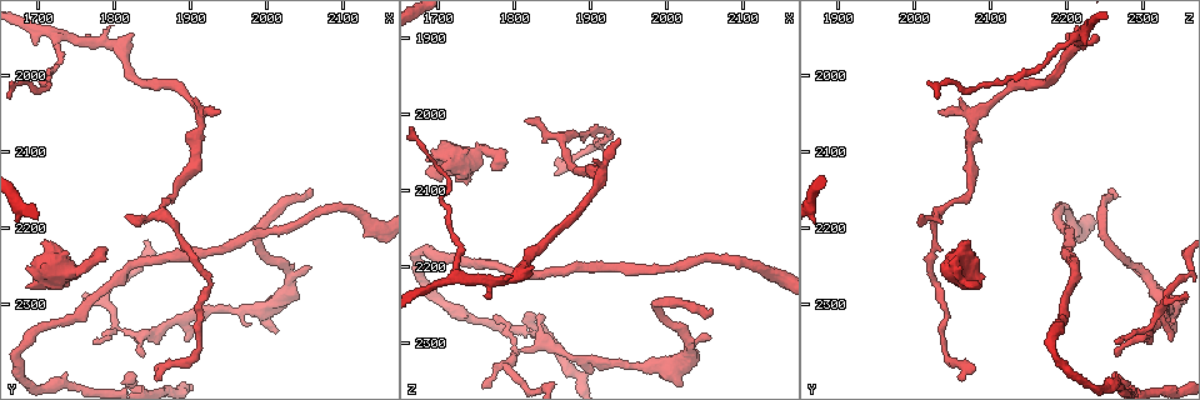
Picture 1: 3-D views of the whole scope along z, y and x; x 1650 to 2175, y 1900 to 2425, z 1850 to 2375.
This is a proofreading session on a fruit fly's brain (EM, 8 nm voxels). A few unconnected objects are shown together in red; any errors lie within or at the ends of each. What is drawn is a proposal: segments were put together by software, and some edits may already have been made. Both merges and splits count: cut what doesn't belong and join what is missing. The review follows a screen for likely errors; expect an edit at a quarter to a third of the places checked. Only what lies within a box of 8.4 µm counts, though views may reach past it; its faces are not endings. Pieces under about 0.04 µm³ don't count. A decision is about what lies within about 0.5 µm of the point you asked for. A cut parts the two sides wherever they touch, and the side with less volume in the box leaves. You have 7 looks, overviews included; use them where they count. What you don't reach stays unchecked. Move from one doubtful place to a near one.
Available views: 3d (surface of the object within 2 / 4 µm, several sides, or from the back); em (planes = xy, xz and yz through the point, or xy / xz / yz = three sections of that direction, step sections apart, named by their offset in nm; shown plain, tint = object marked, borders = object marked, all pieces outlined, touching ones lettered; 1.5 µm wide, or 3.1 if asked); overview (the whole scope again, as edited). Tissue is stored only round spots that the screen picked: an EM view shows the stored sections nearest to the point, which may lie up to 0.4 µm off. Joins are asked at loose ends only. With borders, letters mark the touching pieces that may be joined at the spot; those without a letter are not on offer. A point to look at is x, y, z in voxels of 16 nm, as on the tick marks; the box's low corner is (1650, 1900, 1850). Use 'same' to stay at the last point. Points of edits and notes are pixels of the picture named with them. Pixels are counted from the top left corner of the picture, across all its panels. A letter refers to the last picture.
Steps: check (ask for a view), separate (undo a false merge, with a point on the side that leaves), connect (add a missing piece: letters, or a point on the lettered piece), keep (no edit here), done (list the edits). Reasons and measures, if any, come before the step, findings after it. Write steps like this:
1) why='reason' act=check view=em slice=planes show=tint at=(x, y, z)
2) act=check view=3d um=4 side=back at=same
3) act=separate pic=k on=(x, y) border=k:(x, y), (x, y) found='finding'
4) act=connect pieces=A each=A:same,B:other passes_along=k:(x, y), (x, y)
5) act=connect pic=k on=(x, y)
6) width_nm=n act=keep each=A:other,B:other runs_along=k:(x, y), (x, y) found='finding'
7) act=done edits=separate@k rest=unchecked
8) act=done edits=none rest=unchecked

why='an open end' act=check view=3d um=4 at=(1895, 2350, 2340)

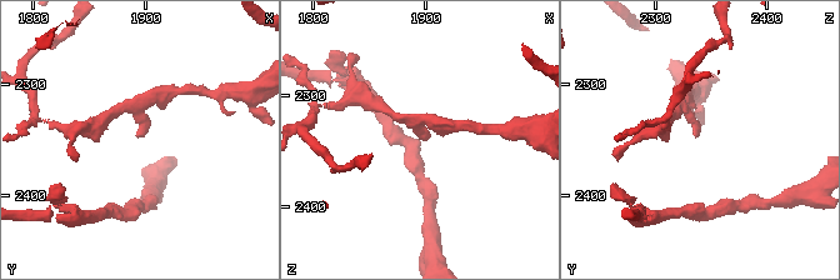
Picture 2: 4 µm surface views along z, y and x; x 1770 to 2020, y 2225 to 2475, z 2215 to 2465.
why='shape alone is not enough' act=check view=em slice=planes show=borders at=(1894, 2346, 2336)

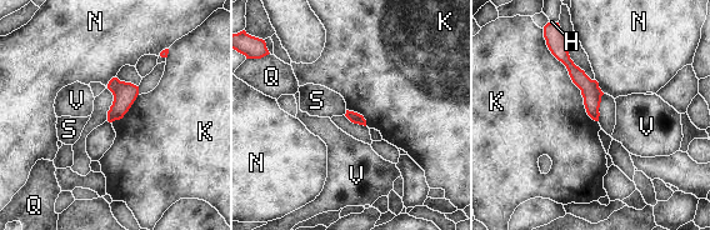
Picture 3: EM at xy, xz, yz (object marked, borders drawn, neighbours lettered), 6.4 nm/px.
act=keep each=H:other,K:other,N:other,Q:other,S:other,V:other runs_along=3:(561, 49), (590, 89), (595, 116) found='none of them fits'

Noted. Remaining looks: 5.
why='branch stops here' act=check view=em slice=planes show=borders at=(2055, 2250, 2295)

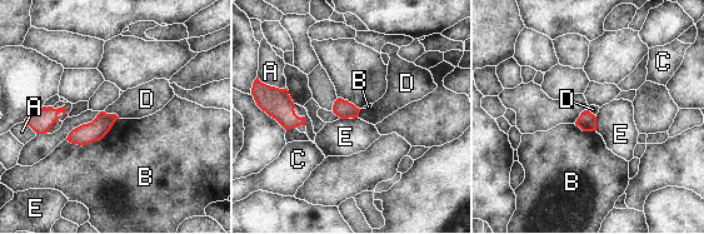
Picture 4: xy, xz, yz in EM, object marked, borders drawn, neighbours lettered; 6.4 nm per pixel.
act=keep each=A:other,B:other,C:other,D:other,E:other border=4:(104, 110), (119, 118) found='none of them fits'

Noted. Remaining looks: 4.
why='branch stops here' act=check view=em slice=planes show=borders at=(1770, 1945, 2240)

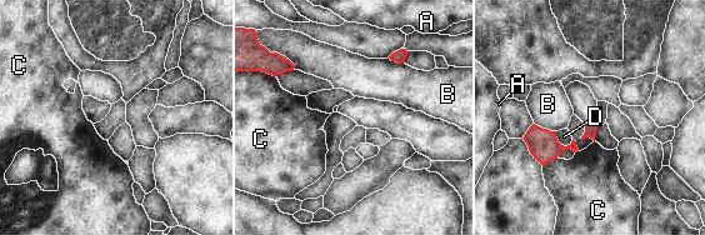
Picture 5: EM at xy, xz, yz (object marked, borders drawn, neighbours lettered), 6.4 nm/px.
act=keep each=A:other,B:other,C:other,D:other border=5:(556, 156), (543, 166) found='none of them fits'

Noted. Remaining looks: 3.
act=done edits=none rest=unchecked

